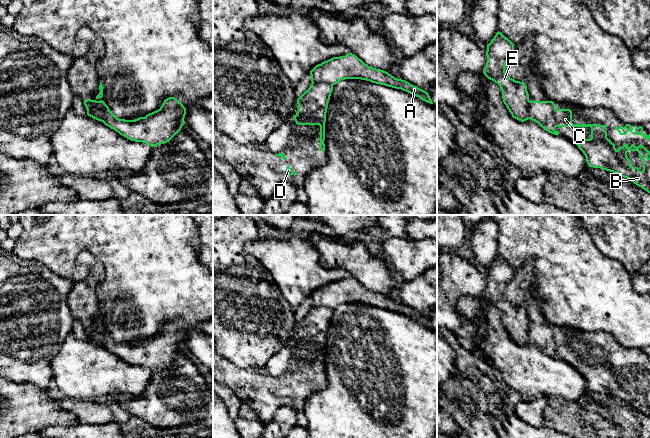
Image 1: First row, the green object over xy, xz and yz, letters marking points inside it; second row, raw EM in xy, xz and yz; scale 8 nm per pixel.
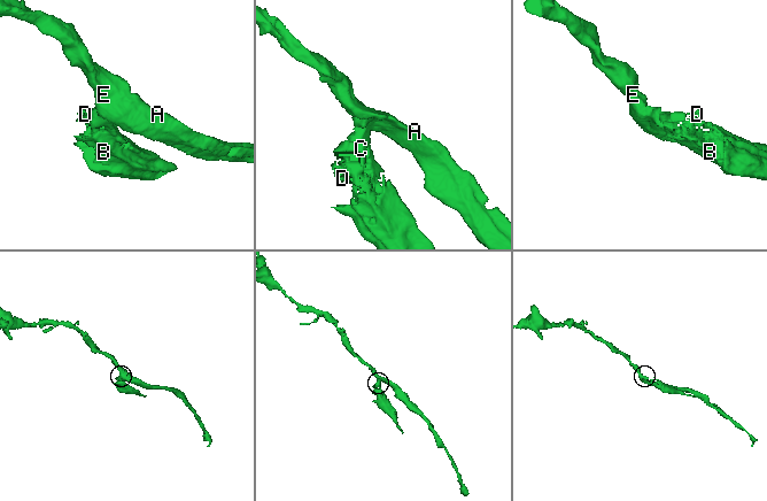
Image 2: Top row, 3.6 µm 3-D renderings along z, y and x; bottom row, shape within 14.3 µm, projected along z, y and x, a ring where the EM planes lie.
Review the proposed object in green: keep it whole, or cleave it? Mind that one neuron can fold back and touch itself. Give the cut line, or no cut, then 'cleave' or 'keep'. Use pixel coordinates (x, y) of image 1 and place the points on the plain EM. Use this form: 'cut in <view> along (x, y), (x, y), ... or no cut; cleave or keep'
cut in xz along (312, 305), (327, 307), (332, 310); cleave

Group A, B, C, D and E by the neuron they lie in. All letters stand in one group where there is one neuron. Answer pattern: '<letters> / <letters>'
A E / B C D

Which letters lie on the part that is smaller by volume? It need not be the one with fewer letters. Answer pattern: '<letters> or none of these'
B, C, D

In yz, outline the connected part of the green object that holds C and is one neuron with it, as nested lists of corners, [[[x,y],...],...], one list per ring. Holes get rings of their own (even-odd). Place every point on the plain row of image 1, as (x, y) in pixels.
[[[529,325],[528,333],[529,343],[554,359],[559,359],[556,351],[590,351],[591,362],[576,368],[585,379],[588,390],[617,397],[650,417],[650,375],[642,368],[638,371],[634,368],[628,371],[624,367],[617,374],[615,368],[607,362],[607,356],[604,354],[606,349],[573,348],[572,335],[556,333],[553,325]],[[628,375],[639,376],[639,381],[643,384],[642,395],[631,390]]]

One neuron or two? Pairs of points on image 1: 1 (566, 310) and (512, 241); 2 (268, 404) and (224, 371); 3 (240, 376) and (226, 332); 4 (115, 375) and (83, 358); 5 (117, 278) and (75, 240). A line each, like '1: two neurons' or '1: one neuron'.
1: one neuron
2: one neuron
3: two neurons
4: one neuron
5: one neuron

